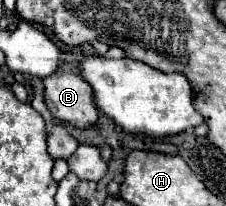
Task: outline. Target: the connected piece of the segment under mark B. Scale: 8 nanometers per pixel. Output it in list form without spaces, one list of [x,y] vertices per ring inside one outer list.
[[[61,68],[53,76],[45,80],[45,104],[53,118],[57,118],[63,126],[73,126],[77,130],[91,128],[99,112],[93,104],[91,86],[81,80],[81,76],[73,68]]]

